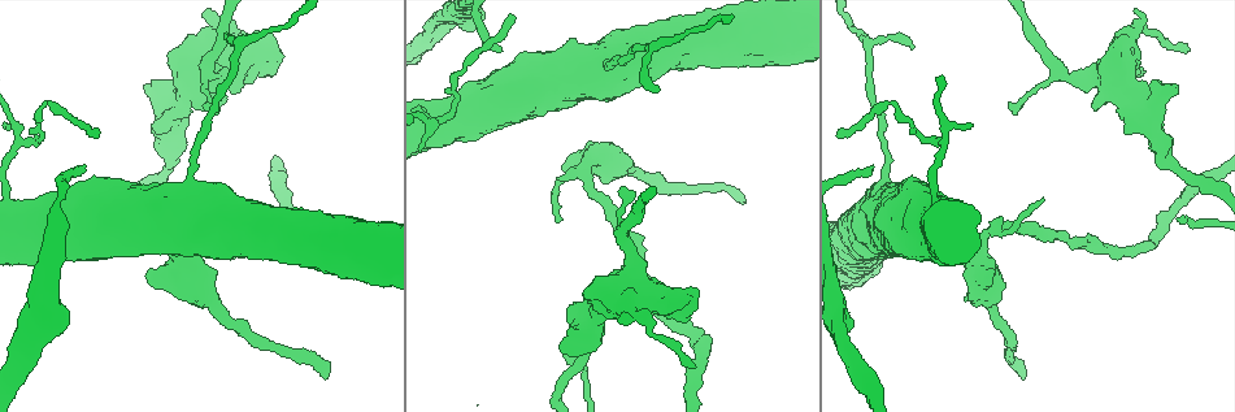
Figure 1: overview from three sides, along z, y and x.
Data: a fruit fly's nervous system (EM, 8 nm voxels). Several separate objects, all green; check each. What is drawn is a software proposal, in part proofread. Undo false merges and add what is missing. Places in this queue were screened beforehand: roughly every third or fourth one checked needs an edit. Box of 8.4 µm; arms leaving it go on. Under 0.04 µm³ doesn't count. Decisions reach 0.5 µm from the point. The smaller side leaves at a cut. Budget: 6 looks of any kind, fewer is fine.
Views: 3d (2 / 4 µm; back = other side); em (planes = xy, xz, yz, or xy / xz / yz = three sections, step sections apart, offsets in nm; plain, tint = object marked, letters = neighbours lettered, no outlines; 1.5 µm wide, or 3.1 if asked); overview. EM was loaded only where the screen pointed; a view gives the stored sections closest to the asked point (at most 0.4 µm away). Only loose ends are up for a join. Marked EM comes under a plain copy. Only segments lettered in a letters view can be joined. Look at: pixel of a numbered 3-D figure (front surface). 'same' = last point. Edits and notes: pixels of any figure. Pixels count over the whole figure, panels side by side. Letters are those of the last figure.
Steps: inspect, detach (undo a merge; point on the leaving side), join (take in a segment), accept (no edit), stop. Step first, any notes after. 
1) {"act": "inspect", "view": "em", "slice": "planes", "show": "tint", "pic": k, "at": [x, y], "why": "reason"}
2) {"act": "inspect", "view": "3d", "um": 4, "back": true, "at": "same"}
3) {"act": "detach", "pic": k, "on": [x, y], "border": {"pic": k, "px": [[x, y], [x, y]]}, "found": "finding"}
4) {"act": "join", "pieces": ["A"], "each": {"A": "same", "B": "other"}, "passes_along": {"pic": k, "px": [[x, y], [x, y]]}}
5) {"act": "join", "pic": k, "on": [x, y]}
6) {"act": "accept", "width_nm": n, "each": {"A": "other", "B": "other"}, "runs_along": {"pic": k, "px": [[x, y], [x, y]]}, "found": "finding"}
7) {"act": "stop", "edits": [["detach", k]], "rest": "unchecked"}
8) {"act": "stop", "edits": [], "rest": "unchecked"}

{"act": "inspect", "view": "em", "slice": "planes", "show": "tint", "pic": 1, "at": [85, 166], "why": "tapers out"}

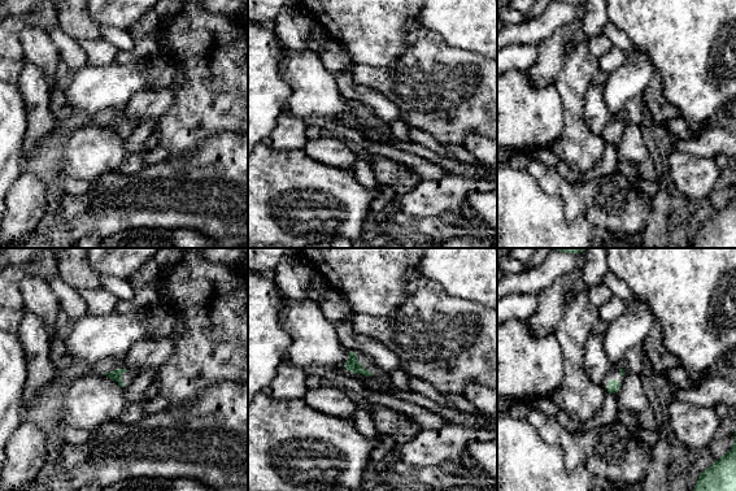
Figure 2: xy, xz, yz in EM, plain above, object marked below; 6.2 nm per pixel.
{"act": "inspect", "view": "em", "slice": "planes", "show": "letters", "at": "same", "why": "what lies round it"}

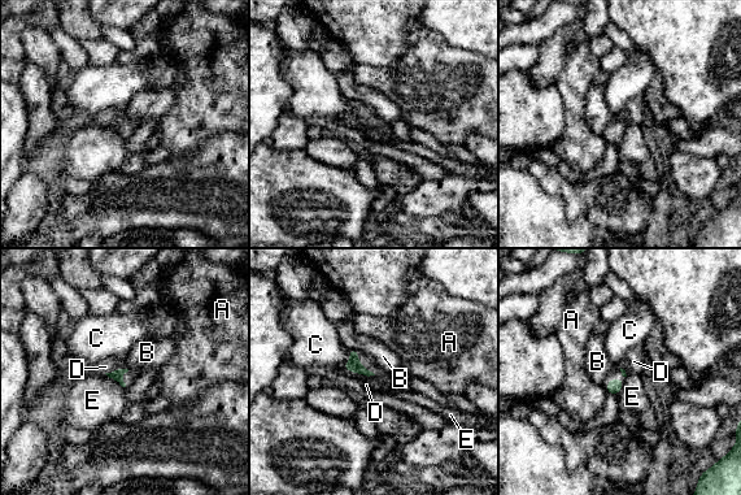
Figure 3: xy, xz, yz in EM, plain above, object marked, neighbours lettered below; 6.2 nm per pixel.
{"act": "join", "pic": 3, "on": [109, 365], "each": {"A": "other", "B": "other", "C": "other", "D": "same", "E": "other"}, "passes_along": {"pic": 3, "px": [[117, 374], [116, 370], [109, 365]]}, "found": "the neuron continues"}

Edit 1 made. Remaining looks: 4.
{"act": "inspect", "view": "overview"}

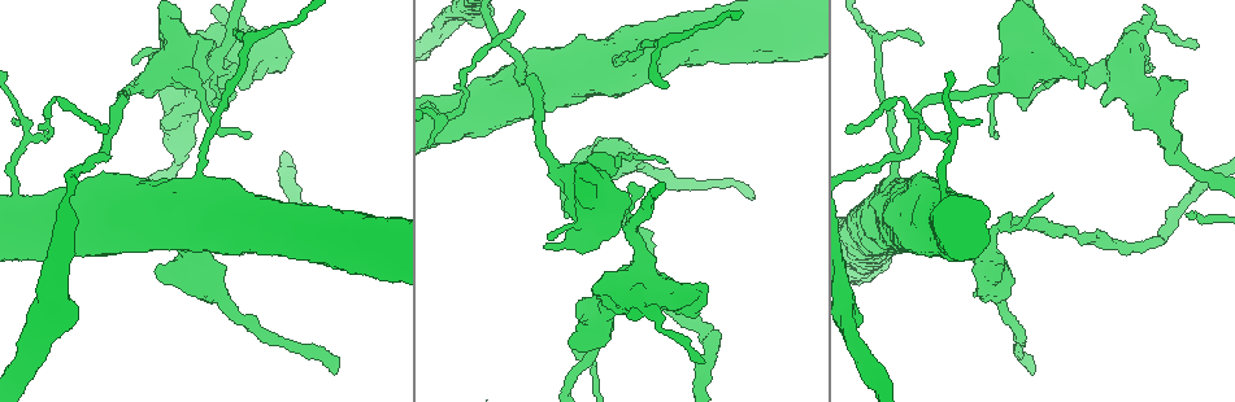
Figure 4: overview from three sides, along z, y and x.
{"act": "inspect", "view": "3d", "um": 4, "back": true, "pic": 4, "at": [571, 345], "why": "thick end"}

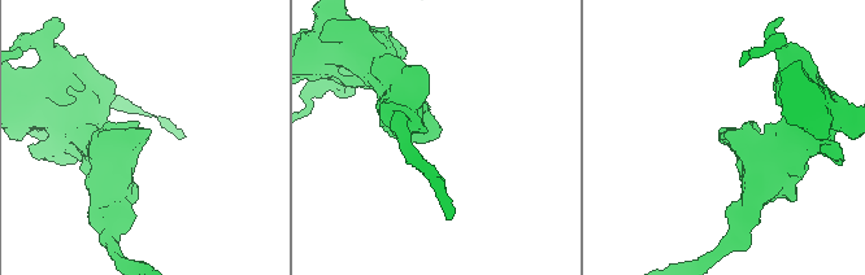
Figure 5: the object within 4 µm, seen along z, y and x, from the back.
{"act": "inspect", "view": "em", "slice": "yz", "step": 8, "show": "letters", "pic": 5, "at": [438, 131]}

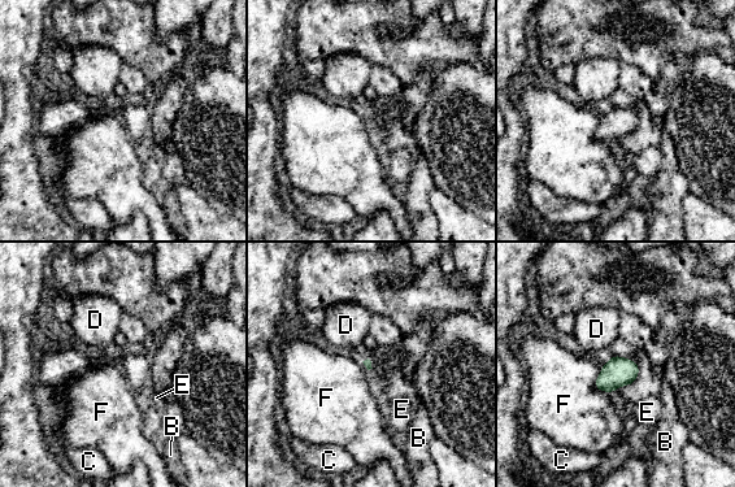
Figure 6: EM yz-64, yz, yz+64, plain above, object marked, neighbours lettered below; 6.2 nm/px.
{"act": "inspect", "view": "em", "slice": "planes", "show": "letters", "at": "same", "why": "another direction"}

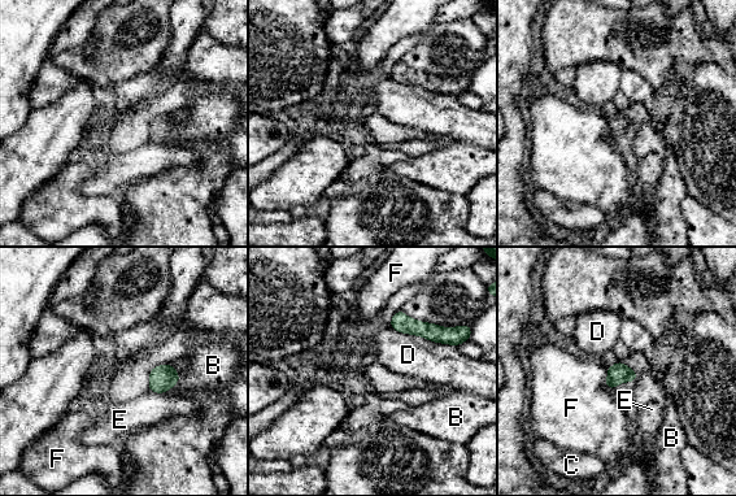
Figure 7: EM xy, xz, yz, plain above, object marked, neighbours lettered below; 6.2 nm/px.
{"act": "accept", "each": {"B": "other", "C": "other", "D": "other", "E": "other", "F": "other"}, "border": {"pic": 7, "px": [[606, 368], [605, 384], [614, 388]]}, "found": "none of them fits"}

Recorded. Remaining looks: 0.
{"act": "stop", "edits": [["join", 3]], "rest": "unchecked"}

